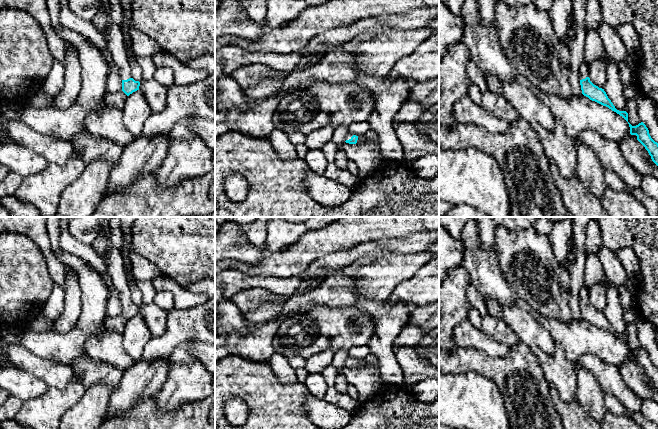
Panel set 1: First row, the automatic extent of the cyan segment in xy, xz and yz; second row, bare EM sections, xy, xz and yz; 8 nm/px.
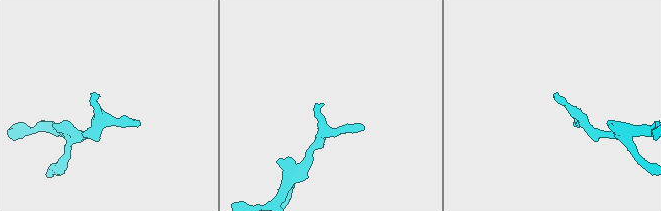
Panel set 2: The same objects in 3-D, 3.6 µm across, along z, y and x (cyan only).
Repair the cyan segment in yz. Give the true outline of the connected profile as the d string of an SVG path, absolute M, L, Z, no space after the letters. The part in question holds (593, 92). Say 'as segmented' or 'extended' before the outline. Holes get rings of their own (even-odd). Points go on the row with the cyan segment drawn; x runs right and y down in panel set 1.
extended; M584 59L580 64L579 74L581 90L584 96L588 97L592 101L595 101L603 106L608 107L612 111L622 116L628 122L628 113L626 111L617 110L611 100L608 98L604 89L599 88L590 81L588 75L588 67Z

